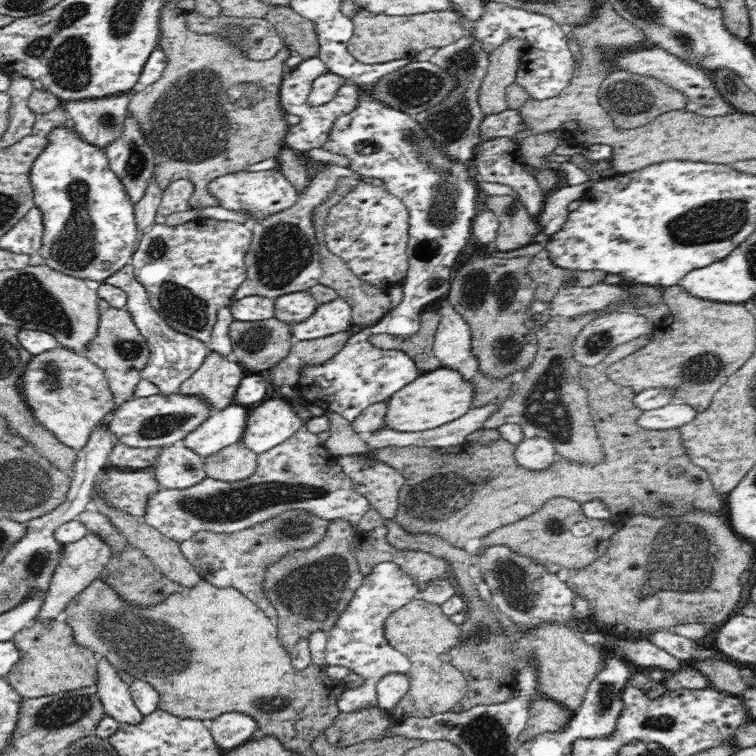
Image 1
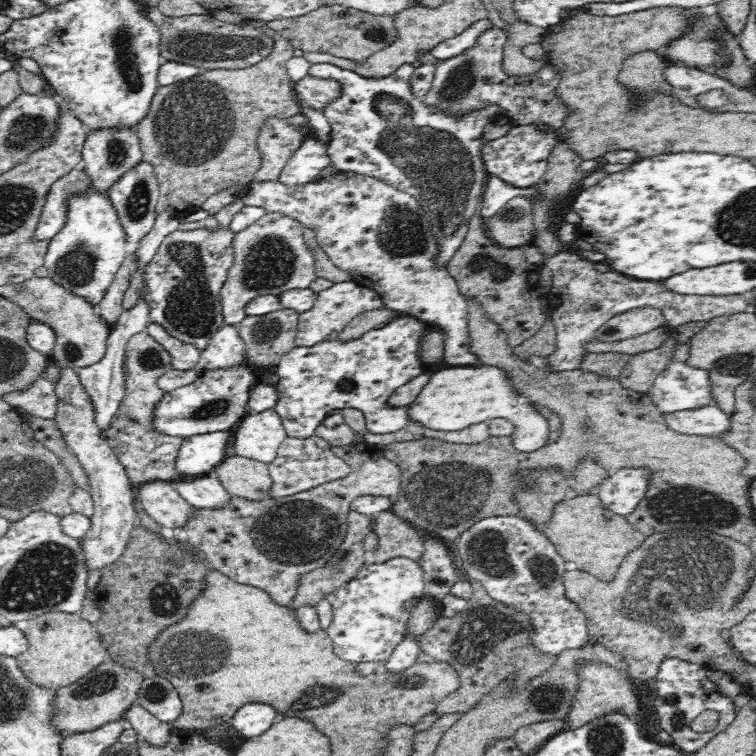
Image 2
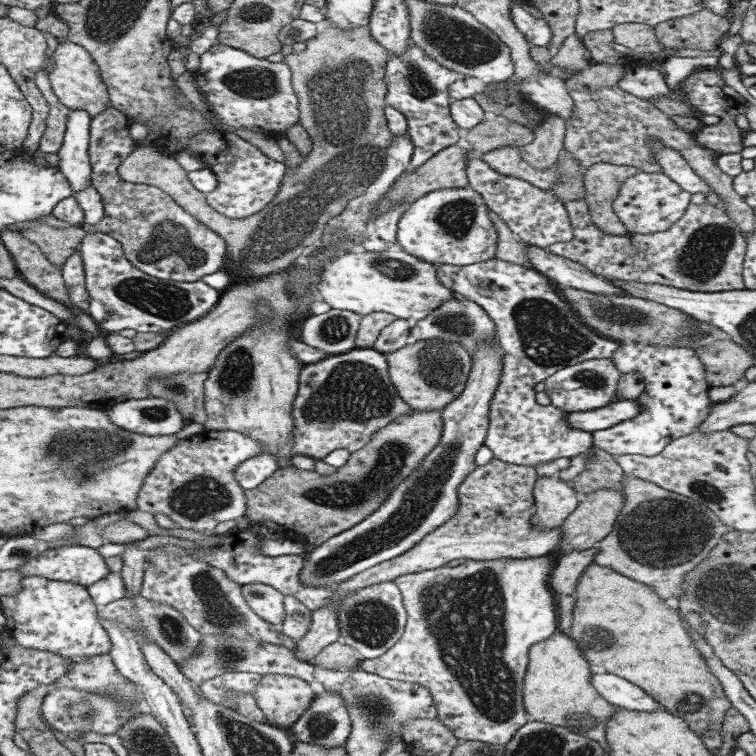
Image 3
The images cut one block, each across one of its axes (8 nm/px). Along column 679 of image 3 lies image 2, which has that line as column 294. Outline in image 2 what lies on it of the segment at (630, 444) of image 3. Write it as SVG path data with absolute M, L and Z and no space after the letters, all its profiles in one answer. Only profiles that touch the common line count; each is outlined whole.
M399 318L386 324L384 328L365 332L356 340L323 340L312 346L295 346L283 354L276 364L275 373L280 381L274 385L279 396L274 410L280 415L287 436L290 438L308 438L314 436L316 428L322 425L333 410L340 408L358 409L364 413L367 429L374 434L386 434L399 431L410 422L408 407L390 407L388 398L404 384L416 379L424 372L424 363L419 357L421 336L426 332L427 324L419 319Z

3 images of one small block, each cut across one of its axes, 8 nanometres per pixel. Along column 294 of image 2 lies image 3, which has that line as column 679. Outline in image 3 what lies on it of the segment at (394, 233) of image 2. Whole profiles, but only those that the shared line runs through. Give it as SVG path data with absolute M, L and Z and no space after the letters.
M638 171L637 175L622 183L618 196L613 200L613 211L627 228L628 234L664 232L684 216L692 195L664 173Z

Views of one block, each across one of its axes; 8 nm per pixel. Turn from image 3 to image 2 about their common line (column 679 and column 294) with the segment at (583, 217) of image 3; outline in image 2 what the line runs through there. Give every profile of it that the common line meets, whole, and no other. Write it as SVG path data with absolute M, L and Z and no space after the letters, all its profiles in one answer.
M279 212L266 213L254 224L233 236L234 262L228 280L220 290L223 320L229 326L239 325L246 318L245 307L253 298L276 295L296 288L309 288L316 280L316 263L311 248L303 237L304 226Z

